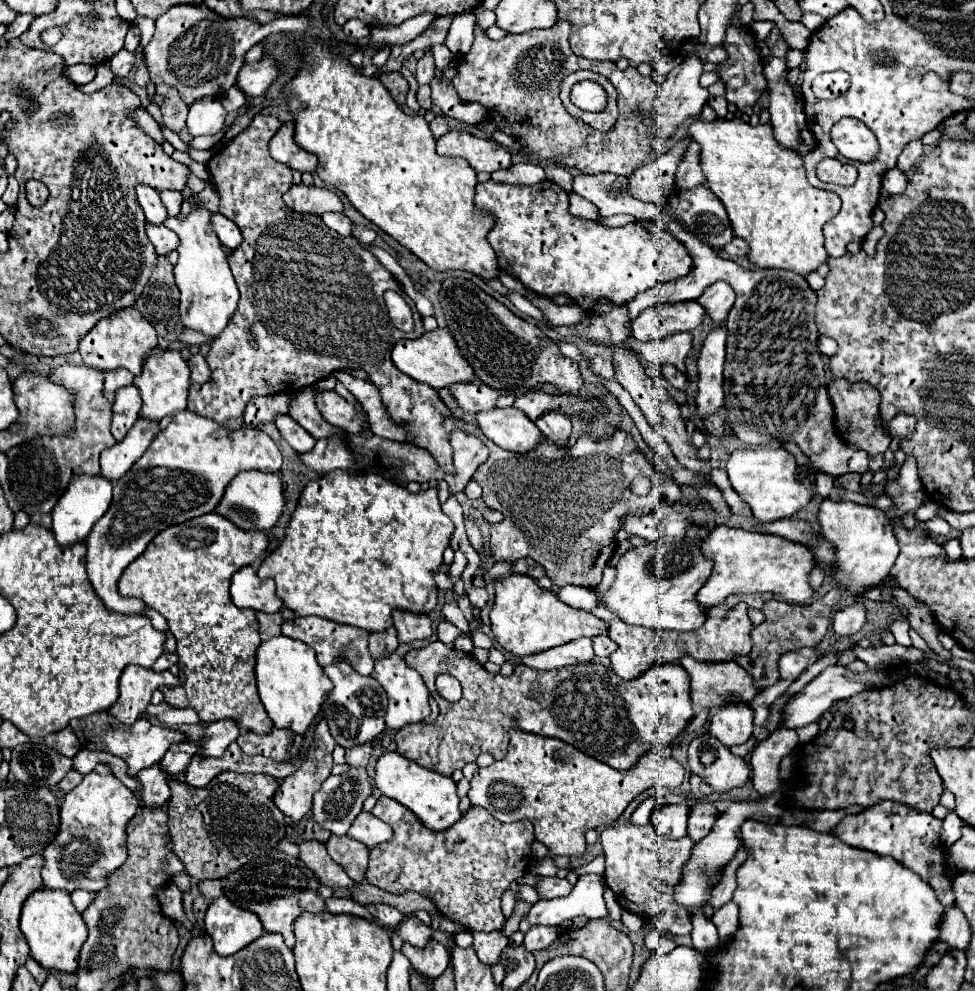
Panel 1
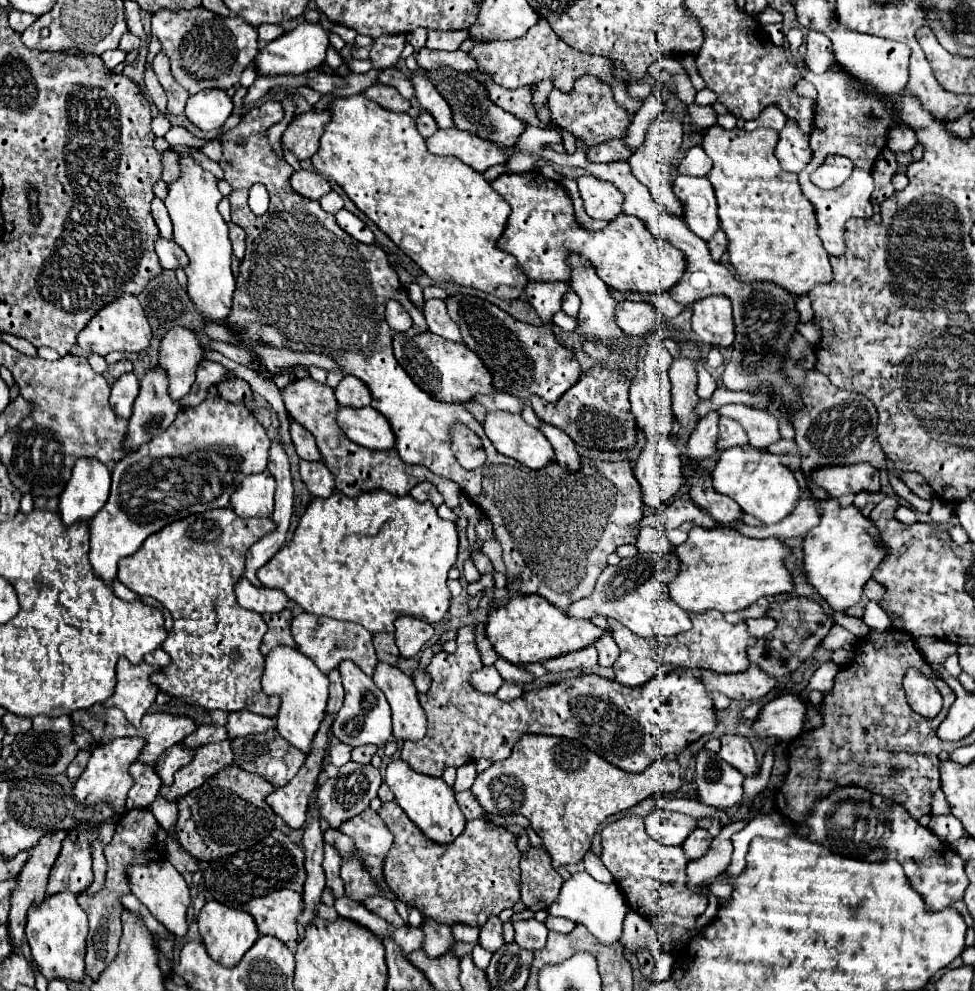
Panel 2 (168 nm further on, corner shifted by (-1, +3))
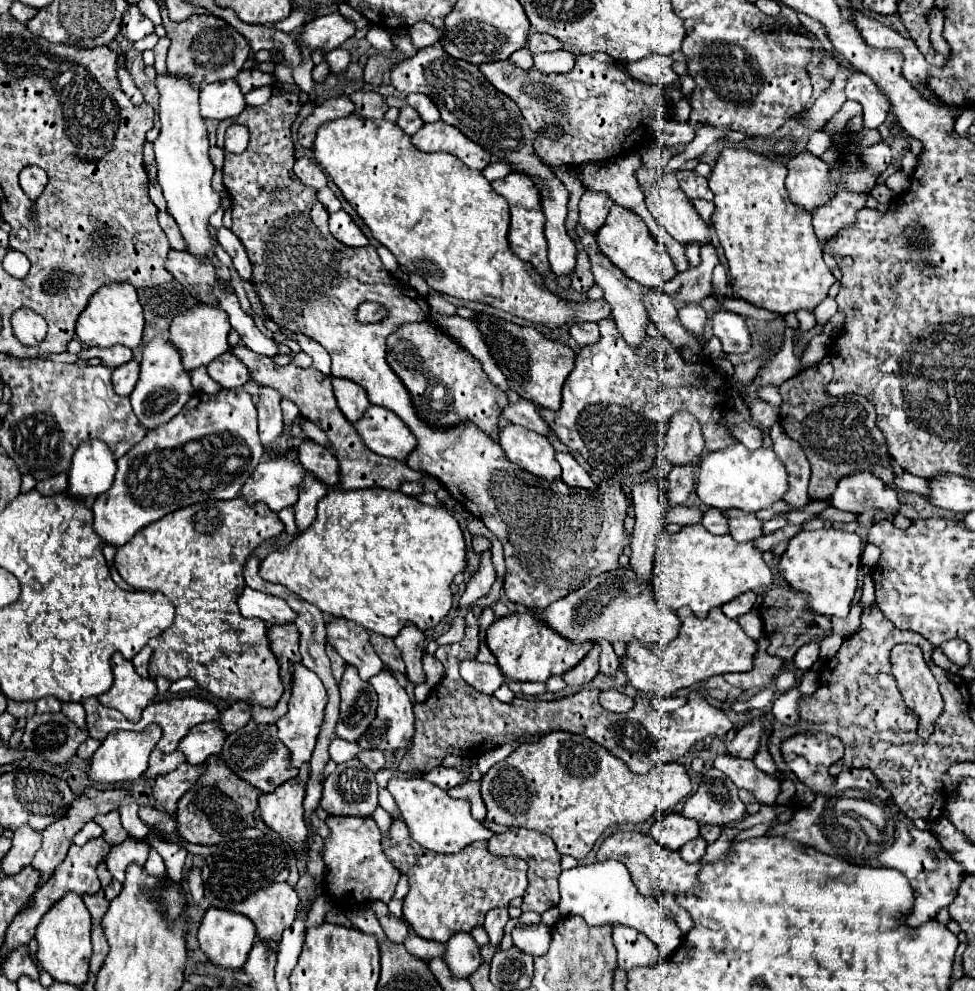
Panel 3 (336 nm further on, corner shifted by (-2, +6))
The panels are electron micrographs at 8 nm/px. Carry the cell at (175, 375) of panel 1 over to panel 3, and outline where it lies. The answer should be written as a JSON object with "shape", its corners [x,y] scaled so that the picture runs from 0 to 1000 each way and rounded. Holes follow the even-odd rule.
{"shape":[[[202,307],[202,309],[194,311],[192,315],[184,317],[182,321],[177,321],[177,325],[173,329],[173,345],[177,345],[177,349],[186,357],[190,375],[198,375],[200,371],[212,369],[223,359],[227,359],[229,355],[235,353],[235,347],[233,347],[235,333],[237,333],[237,329],[235,329],[233,317],[227,311],[218,311],[214,307]]]}

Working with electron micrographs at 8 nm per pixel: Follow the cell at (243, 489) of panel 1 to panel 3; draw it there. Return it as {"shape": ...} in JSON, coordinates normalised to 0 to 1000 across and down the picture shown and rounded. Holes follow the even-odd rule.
{"shape":[[[294,462],[270,464],[247,492],[247,503],[255,511],[272,507],[280,517],[305,507],[305,492],[311,484],[311,470]]]}

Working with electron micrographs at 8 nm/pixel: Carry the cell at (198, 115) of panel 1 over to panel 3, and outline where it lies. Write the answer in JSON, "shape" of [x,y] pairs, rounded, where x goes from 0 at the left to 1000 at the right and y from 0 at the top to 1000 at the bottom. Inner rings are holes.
{"shape":[[[241,81],[212,85],[204,93],[206,117],[210,121],[231,121],[249,113],[251,99]]]}

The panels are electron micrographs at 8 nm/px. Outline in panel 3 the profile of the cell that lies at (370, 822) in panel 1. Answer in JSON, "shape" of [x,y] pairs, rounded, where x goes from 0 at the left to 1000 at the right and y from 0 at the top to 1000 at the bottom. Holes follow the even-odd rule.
{"shape":[[[337,823],[333,829],[339,836],[339,846],[333,848],[331,866],[337,876],[335,902],[342,912],[348,916],[381,908],[391,908],[397,912],[405,900],[411,882],[391,856],[393,844],[385,827],[366,823]]]}

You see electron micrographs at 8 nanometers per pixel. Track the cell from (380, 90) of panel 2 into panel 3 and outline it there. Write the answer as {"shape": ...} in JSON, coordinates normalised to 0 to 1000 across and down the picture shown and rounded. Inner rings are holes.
{"shape":[[[366,91],[358,99],[364,105],[364,113],[372,119],[393,119],[399,111],[395,97],[391,97],[385,91]]]}

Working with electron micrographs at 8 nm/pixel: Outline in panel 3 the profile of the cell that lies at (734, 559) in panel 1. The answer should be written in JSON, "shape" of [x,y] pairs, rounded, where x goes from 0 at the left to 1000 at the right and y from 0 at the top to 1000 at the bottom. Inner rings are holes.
{"shape":[[[719,529],[701,531],[694,539],[682,539],[680,553],[672,559],[670,591],[672,603],[688,616],[707,612],[717,624],[723,624],[729,614],[768,597],[793,591],[793,577],[783,565],[783,557],[772,547],[754,547],[748,539],[727,539]]]}

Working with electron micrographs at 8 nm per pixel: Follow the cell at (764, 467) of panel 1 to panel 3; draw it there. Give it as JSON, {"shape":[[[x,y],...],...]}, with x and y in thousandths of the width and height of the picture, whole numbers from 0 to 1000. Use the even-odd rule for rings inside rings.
{"shape":[[[754,446],[742,454],[723,456],[717,472],[715,498],[723,511],[737,515],[760,513],[764,517],[778,517],[793,511],[809,494],[805,470],[799,466],[791,452],[766,454],[760,446]]]}

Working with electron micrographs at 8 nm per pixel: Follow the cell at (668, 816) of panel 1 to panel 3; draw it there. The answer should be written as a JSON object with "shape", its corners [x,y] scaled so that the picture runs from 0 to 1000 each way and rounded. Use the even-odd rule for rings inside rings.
{"shape":[[[688,819],[670,831],[668,842],[680,856],[696,858],[703,850],[717,844],[717,831],[709,825],[703,825],[701,821]]]}

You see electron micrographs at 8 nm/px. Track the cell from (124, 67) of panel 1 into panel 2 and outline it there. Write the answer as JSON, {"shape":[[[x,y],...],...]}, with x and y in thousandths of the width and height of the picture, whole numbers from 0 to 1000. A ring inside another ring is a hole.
{"shape":[[[127,33],[125,41],[123,41],[123,49],[129,51],[129,53],[133,53],[135,49],[142,49],[144,43],[146,43],[144,37],[139,37],[139,35],[135,35],[135,33]]]}

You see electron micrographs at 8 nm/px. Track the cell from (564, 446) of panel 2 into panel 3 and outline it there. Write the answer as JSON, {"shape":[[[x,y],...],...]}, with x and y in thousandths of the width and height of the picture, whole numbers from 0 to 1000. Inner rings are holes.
{"shape":[[[571,456],[571,466],[577,472],[575,484],[584,490],[596,490],[596,492],[610,492],[610,486],[606,484],[606,480],[600,476],[600,472],[588,462],[588,458],[584,456]]]}

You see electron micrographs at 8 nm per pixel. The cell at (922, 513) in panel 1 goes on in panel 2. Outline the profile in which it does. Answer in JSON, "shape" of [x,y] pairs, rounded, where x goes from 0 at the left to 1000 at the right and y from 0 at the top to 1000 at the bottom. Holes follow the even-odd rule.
{"shape":[[[921,512],[919,518],[917,518],[917,522],[919,522],[923,528],[927,528],[927,530],[935,530],[935,528],[942,526],[939,518],[937,518],[933,512]]]}

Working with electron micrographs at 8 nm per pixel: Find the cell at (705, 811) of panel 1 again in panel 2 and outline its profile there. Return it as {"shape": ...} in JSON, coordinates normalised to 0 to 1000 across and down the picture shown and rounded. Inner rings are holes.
{"shape":[[[712,837],[708,841],[708,845],[699,851],[699,857],[702,857],[702,863],[706,869],[714,869],[718,865],[724,863],[724,859],[728,857],[728,851],[730,851],[730,845],[724,837]]]}

